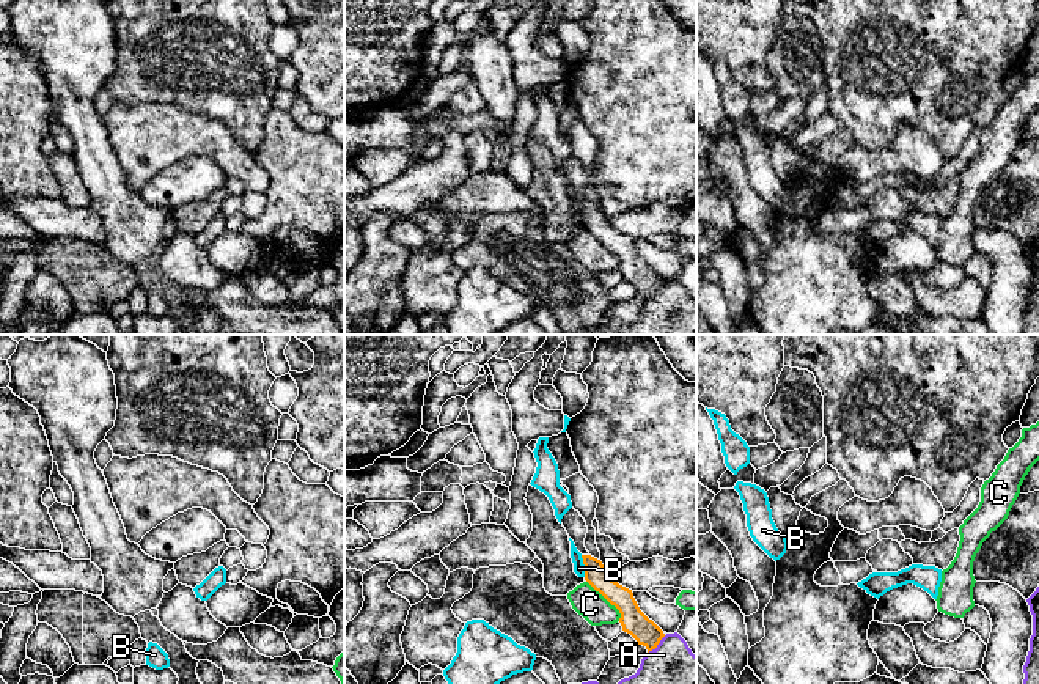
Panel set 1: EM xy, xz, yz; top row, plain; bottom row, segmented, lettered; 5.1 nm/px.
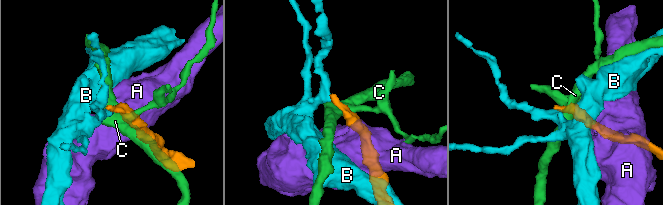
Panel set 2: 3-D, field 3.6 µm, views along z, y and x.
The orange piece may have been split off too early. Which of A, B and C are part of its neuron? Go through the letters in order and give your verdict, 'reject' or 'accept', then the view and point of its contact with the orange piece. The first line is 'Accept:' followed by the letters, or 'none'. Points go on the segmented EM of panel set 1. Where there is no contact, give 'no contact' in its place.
Accept: none
A: reject; meets orange in xz at (657, 643)
B: reject; meets orange in xz at (585, 566)
C: reject; meets orange in xz at (607, 599)

